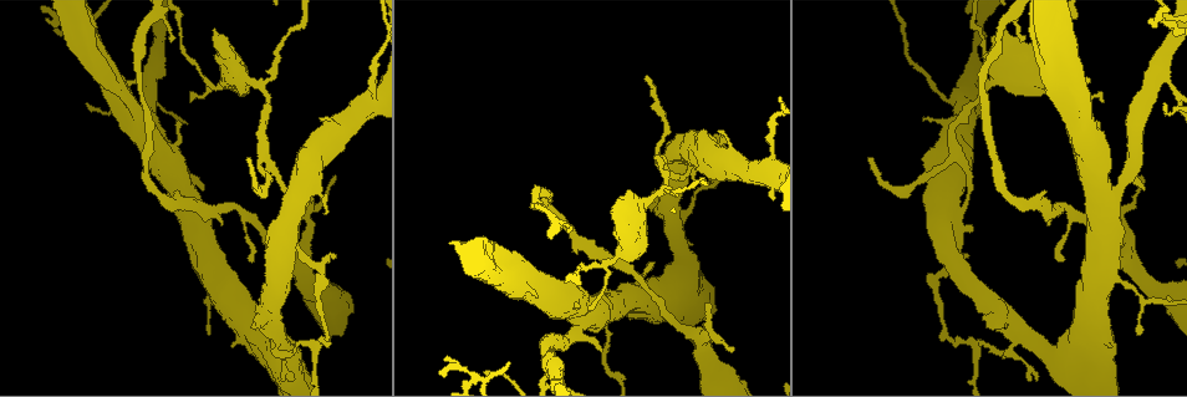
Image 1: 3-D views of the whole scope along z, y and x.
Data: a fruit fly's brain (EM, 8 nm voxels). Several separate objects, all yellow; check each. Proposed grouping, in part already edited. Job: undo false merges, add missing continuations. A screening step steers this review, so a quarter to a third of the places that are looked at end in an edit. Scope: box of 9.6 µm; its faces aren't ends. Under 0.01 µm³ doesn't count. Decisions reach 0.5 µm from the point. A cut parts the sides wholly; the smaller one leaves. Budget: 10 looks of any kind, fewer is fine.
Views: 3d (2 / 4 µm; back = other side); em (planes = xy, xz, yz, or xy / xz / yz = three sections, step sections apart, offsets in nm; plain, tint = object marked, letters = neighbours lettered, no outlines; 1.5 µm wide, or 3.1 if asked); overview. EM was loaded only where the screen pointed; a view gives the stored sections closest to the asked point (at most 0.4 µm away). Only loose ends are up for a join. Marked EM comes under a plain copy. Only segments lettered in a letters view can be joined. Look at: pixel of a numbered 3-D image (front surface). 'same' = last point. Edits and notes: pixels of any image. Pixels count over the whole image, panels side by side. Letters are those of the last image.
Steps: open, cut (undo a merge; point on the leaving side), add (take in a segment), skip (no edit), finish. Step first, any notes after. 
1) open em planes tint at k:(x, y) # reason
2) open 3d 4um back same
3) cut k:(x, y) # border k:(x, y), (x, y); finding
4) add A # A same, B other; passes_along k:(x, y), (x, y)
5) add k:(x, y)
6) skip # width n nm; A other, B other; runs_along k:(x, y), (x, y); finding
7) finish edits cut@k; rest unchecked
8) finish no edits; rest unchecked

open em xy step 8 letters at 1:(326, 212)

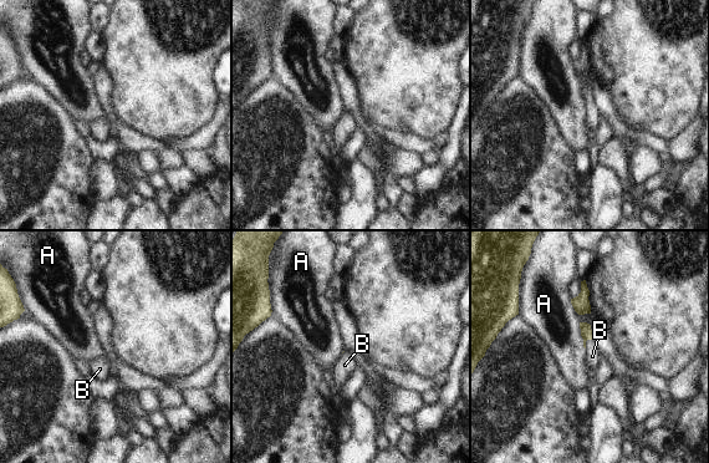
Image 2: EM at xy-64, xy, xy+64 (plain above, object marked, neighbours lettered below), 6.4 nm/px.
open em planes letters same # cut it another way

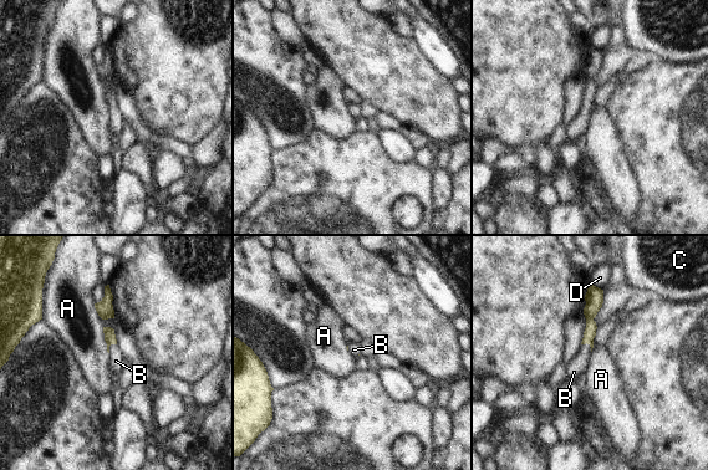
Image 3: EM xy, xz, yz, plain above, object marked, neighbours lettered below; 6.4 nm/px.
add B # A other, B same, C other, D other; passes_along 3:(110, 337), (108, 347), (116, 361); it goes on there

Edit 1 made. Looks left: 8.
open 3d 2um at 1:(705, 302)

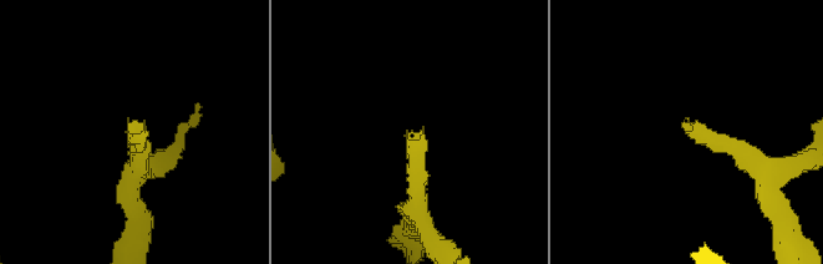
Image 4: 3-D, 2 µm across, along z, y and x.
open em xz step 4 tint at 4:(687, 120)

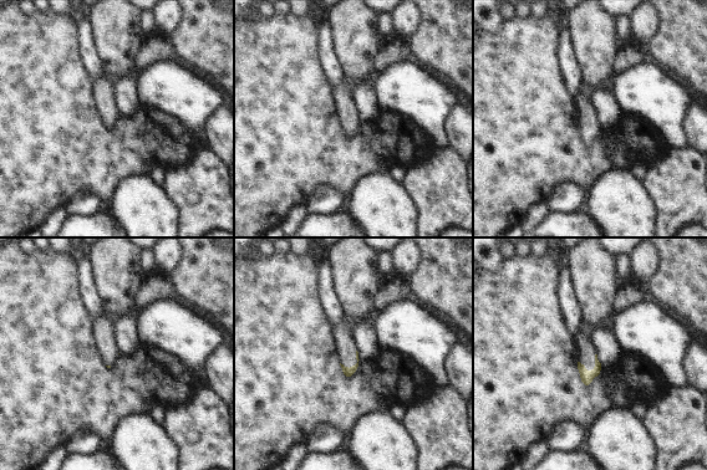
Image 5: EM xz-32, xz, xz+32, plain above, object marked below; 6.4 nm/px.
open em planes letters same # cut it another way

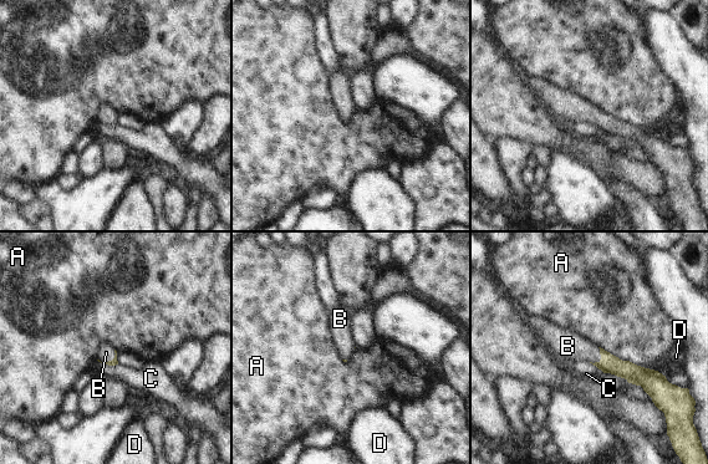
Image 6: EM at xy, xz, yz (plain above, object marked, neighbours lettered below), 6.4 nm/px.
add B # A other, B same, C other, D other; passes_along 6:(609, 363), (601, 357), (568, 346); the neuron continues

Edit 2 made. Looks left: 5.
open em planes letters at 1:(579, 307) # an open end

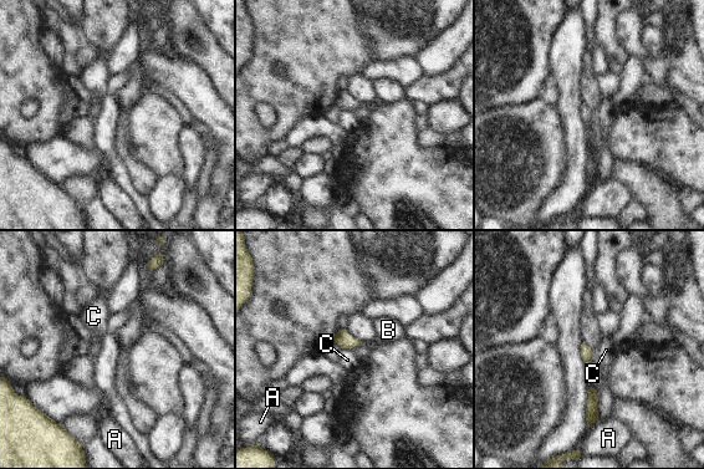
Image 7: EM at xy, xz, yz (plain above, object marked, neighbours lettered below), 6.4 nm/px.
skip # longest_contact C 140 nm; A other, B other, C other; none of them fits

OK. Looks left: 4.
open 3d 2um back at 1:(172, 37) # tapers out

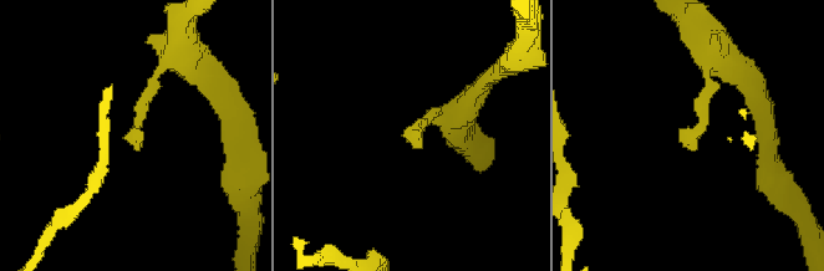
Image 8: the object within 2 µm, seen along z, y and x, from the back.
open em xz step 8 letters at 8:(414, 148) # shape alone is not enough

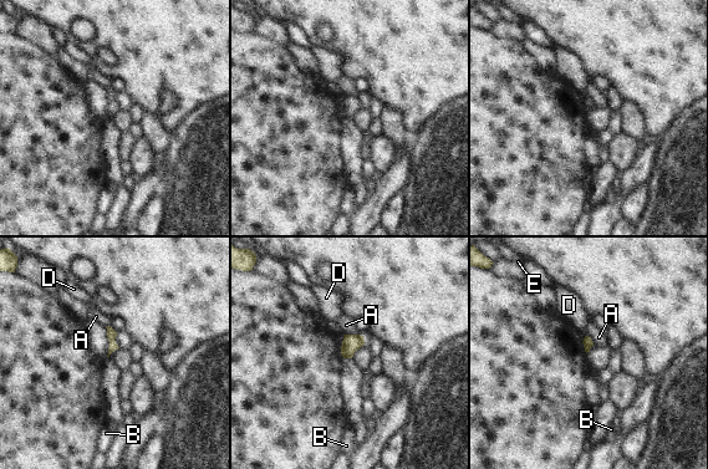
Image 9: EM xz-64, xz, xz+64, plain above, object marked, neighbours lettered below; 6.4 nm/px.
open em planes letters same

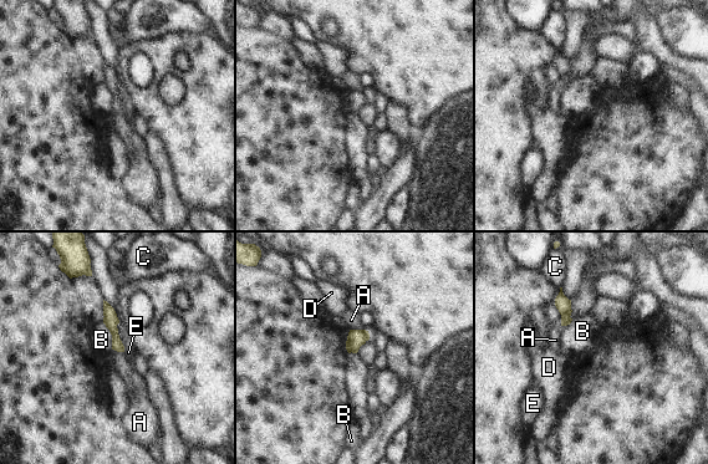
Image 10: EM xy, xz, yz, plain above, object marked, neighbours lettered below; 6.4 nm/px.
skip # A other, B other, C other, D other, E other; runs_along 10:(106, 306), (116, 343), (121, 348); no lettered segment goes on from it

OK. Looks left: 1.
finish edits add@3, add@6; rest unchecked

